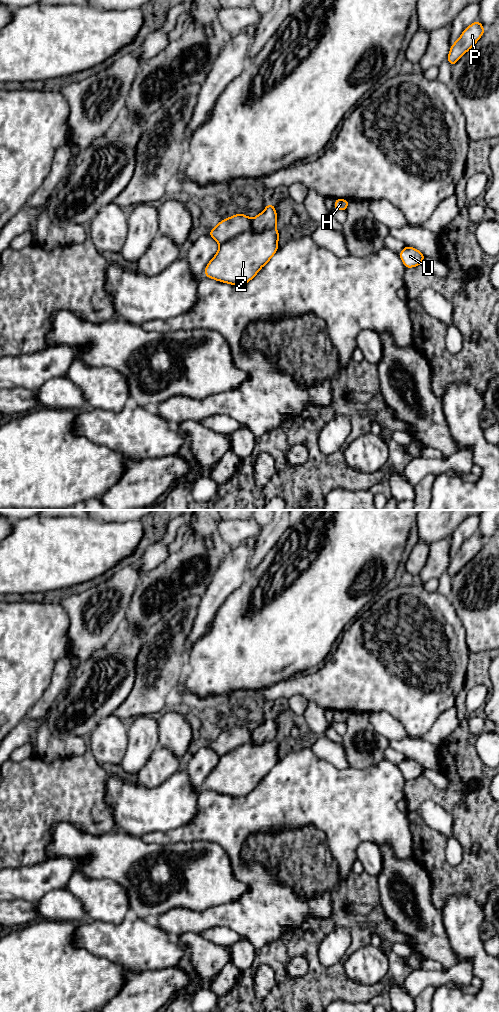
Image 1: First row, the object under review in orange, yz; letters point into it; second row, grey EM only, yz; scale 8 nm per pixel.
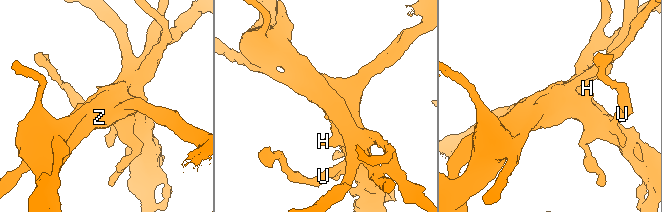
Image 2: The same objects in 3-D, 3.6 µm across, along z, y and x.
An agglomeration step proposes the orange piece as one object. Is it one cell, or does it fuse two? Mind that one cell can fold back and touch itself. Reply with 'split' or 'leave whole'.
split

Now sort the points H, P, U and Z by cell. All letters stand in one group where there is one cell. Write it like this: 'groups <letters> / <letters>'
groups H U Z / P

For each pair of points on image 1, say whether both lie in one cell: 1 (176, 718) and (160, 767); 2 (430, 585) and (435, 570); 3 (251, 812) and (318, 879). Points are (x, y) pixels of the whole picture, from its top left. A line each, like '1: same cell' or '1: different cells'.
1: same cell
2: different cells
3: different cells

